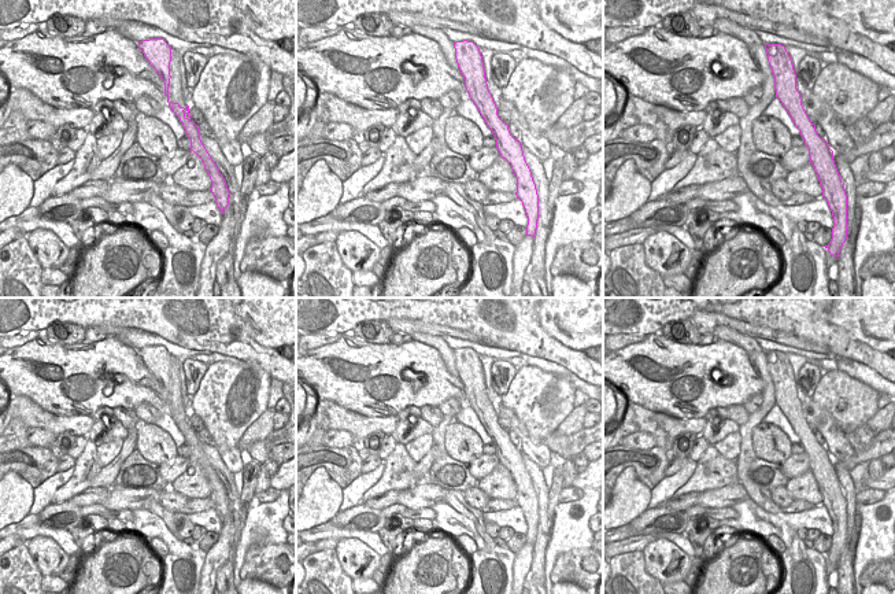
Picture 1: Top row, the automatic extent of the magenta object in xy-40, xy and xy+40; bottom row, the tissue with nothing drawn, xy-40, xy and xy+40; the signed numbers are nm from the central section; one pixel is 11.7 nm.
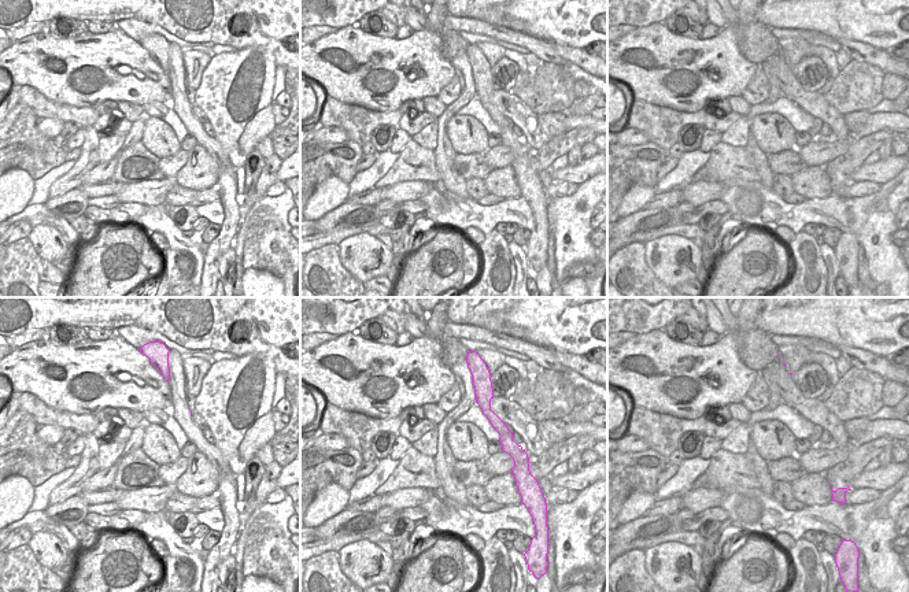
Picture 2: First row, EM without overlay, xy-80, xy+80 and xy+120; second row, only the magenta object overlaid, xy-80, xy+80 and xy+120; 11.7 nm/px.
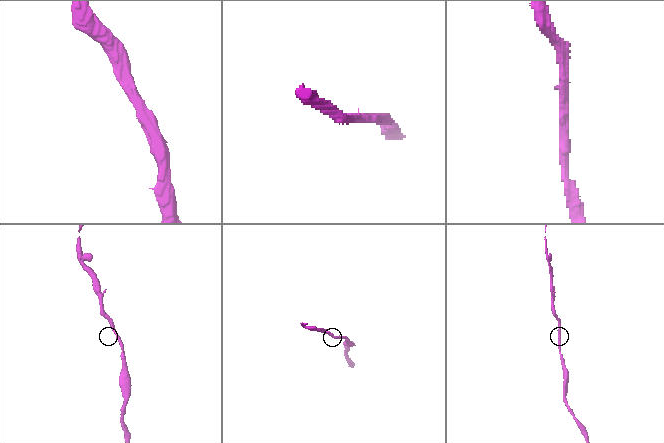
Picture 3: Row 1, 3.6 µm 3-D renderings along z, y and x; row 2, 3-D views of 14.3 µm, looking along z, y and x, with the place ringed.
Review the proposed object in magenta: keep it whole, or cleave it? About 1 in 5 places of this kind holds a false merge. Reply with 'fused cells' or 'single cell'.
single cell

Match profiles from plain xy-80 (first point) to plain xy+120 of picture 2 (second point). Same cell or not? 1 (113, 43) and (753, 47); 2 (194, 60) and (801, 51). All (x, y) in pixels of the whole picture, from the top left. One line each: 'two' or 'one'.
1: two
2: two

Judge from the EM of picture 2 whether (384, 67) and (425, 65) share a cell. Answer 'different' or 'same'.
same

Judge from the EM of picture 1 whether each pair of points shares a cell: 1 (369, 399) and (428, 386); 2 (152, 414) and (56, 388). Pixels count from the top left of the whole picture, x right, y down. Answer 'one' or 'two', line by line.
1: one
2: two

